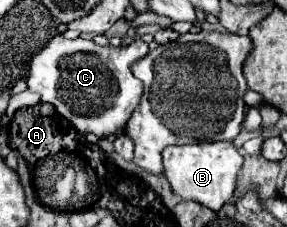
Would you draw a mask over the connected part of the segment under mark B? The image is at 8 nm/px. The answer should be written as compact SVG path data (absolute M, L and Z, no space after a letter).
M229 141L219 143L197 143L183 147L163 149L163 173L171 185L171 191L183 201L197 201L211 211L219 211L225 203L233 201L237 173L243 165L243 157L237 147Z

